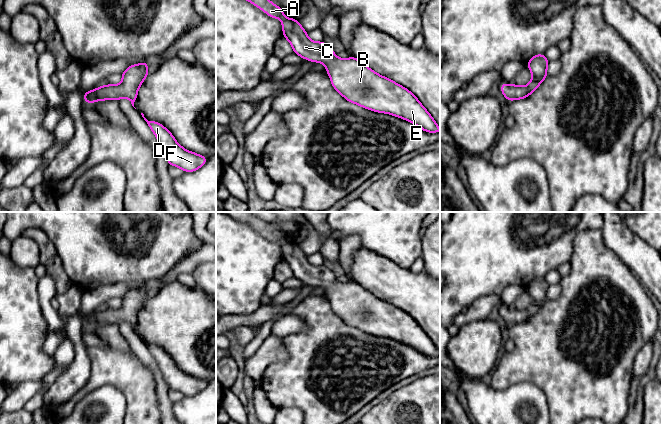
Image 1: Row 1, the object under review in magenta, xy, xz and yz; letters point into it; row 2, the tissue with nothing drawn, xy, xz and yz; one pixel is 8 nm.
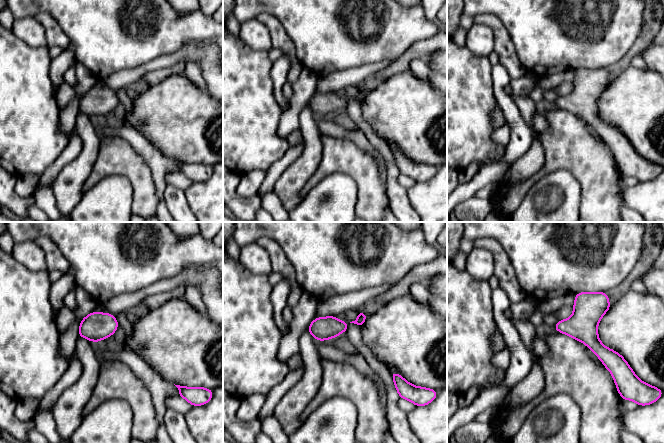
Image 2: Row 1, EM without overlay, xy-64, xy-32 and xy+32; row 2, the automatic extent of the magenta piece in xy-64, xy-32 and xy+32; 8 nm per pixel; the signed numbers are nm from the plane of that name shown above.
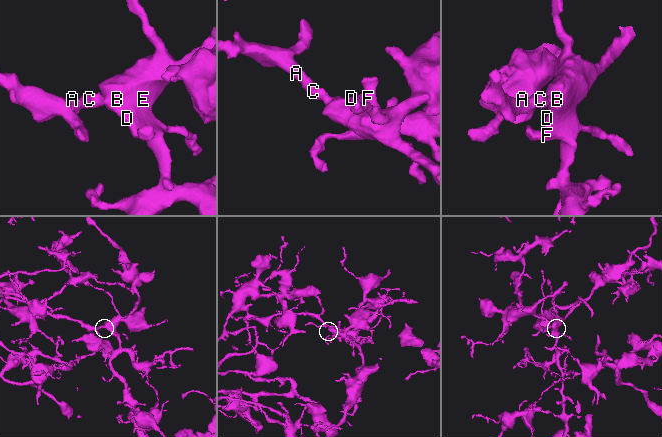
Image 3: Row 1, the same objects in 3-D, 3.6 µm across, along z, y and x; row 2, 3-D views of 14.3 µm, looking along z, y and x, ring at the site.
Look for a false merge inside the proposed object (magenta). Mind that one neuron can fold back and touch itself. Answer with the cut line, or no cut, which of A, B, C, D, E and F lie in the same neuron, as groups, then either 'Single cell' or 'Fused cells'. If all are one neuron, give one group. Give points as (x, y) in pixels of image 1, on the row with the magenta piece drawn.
No split. Groups: A B C D E F. Single cell

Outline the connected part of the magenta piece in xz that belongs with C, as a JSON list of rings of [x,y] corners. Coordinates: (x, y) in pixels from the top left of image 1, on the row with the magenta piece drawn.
[[[248,0],[253,5],[264,11],[268,16],[282,20],[283,37],[286,38],[293,47],[293,52],[298,56],[312,62],[319,62],[326,66],[326,71],[330,77],[334,89],[341,94],[347,101],[359,105],[363,108],[378,113],[387,113],[403,120],[407,120],[418,128],[428,133],[439,133],[440,128],[424,108],[416,96],[405,87],[398,83],[374,72],[355,57],[341,59],[336,56],[333,49],[324,41],[314,42],[308,38],[304,28],[298,20],[285,18],[284,10],[276,6],[270,0]]]

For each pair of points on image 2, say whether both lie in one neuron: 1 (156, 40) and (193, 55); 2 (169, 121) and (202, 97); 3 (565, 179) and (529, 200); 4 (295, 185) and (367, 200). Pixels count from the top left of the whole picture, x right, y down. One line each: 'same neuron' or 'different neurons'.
1: different neurons
2: same neuron
3: same neuron
4: different neurons

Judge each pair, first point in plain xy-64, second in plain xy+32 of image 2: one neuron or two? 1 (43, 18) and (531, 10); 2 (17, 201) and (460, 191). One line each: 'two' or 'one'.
1: two
2: two

